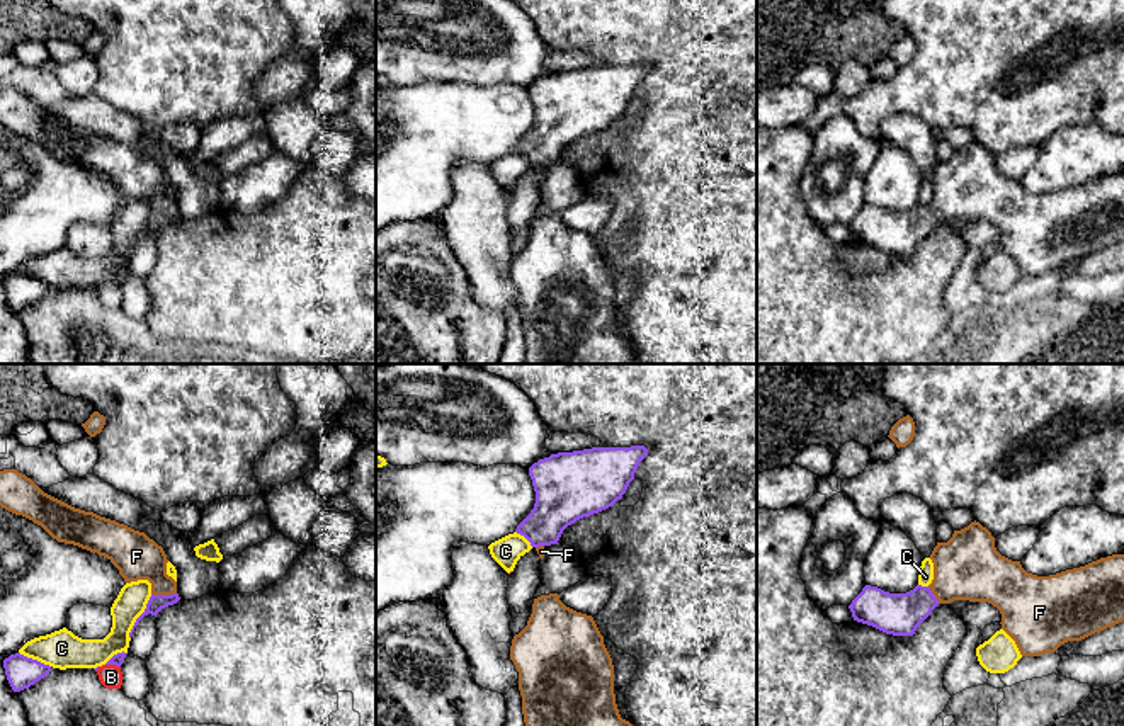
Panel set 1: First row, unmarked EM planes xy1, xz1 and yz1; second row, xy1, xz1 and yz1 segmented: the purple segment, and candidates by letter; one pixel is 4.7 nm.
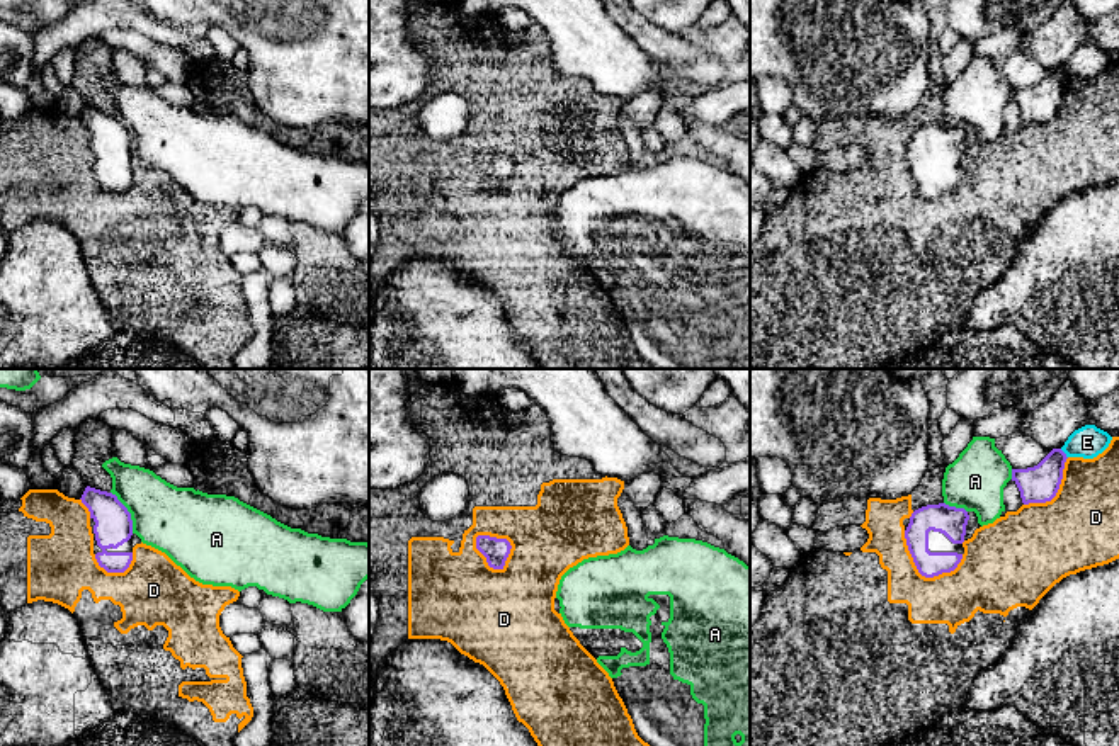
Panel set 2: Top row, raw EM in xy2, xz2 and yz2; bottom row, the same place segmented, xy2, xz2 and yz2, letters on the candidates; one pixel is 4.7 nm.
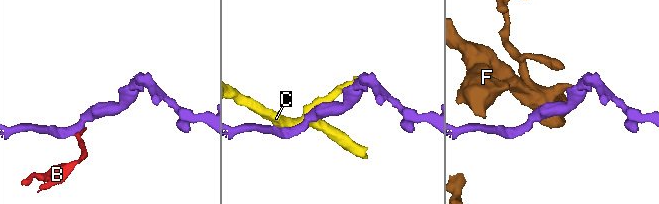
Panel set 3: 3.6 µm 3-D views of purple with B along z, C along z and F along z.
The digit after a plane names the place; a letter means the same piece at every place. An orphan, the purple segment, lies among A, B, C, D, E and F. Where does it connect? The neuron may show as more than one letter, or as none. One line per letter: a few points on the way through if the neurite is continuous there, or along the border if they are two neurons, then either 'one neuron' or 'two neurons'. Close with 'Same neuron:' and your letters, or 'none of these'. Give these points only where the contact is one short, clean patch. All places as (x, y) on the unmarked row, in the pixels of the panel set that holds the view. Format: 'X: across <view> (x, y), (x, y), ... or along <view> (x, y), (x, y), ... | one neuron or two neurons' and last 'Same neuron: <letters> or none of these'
A: two neurons
B: along xy1 (106, 283), (119, 286) | two neurons
C: two neurons
D: two neurons
E: two neurons
F: across xy1 (157, 221), (164, 215), (160, 199), (136, 175) | one neuron
Same neuron: F

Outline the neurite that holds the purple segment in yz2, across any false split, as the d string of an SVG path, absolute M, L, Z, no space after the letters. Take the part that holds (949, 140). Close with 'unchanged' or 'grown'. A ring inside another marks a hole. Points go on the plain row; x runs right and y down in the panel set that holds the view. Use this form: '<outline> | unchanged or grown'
M946 122L915 129L905 150L908 170L918 192L934 197L957 187L964 173L969 134Z | grown

